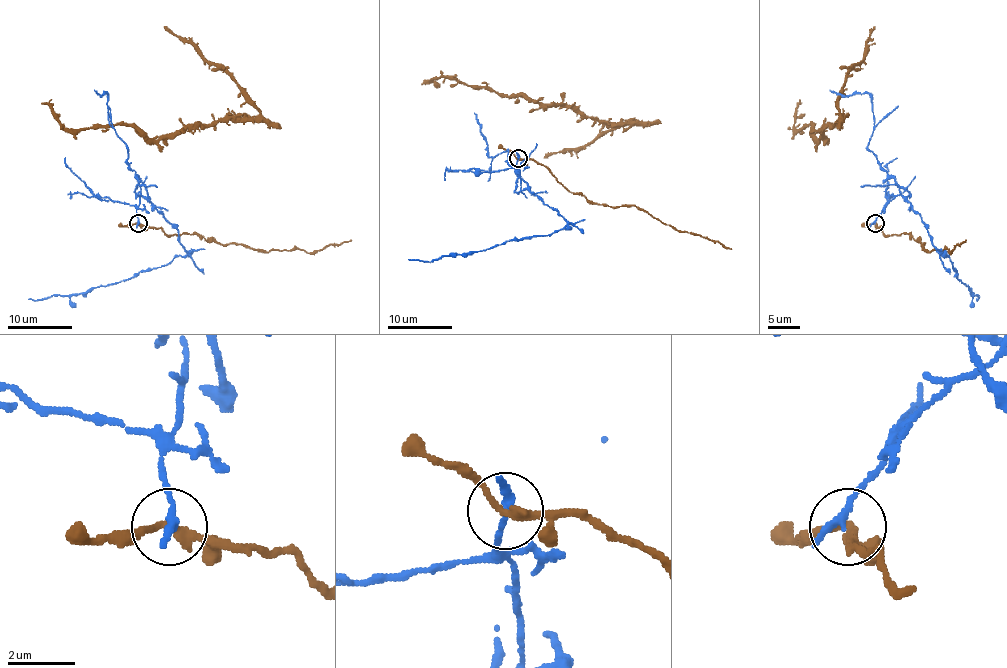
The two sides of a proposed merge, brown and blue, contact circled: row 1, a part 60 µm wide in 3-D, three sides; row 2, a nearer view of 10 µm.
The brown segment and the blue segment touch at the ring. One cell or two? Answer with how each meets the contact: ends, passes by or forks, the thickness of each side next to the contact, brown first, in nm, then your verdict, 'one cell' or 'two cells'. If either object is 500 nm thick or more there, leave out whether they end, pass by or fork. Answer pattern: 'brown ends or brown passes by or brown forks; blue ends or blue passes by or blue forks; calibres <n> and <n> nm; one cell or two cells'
brown passes by; blue passes by; calibres 240 and 200 nm; two cells

